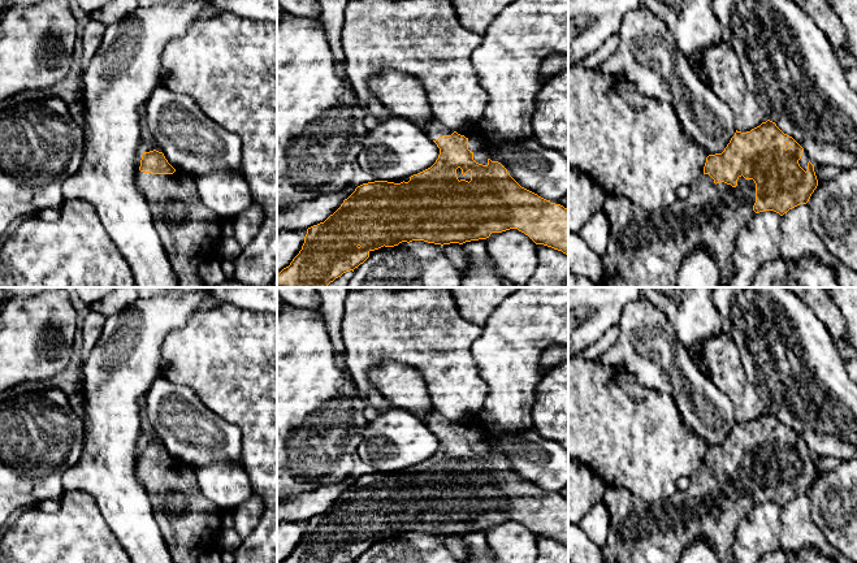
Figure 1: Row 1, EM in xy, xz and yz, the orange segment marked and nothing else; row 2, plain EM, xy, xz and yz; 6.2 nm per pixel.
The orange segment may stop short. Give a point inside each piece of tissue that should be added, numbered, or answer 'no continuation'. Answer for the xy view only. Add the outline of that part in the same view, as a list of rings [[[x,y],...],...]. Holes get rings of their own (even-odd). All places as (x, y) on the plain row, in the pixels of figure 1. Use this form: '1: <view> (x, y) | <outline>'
1: xy (190, 523) | [[[137,464],[153,516],[174,563],[199,563],[200,555],[215,546],[222,511],[207,499],[191,465]]]

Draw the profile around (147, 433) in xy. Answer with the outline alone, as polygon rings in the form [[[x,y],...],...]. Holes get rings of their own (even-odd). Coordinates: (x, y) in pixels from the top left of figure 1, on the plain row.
[[[142,413],[140,437],[142,437],[143,443],[150,443],[153,441],[161,443],[159,434],[152,429],[152,426],[144,413]]]

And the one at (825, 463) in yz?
[[[830,456],[814,458],[818,473],[830,472],[840,464],[840,460]]]

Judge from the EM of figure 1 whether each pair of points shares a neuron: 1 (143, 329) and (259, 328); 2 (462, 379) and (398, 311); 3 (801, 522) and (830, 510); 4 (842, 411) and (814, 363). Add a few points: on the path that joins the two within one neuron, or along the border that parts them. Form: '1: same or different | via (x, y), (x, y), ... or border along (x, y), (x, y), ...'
1: different | border along (199, 310), (165, 337), (159, 355)
2: same | via (445, 362), (415, 328)
3: different | border along (806, 494), (810, 519), (829, 542)
4: same | via (830, 399), (830, 393), (816, 379), (816, 375)

